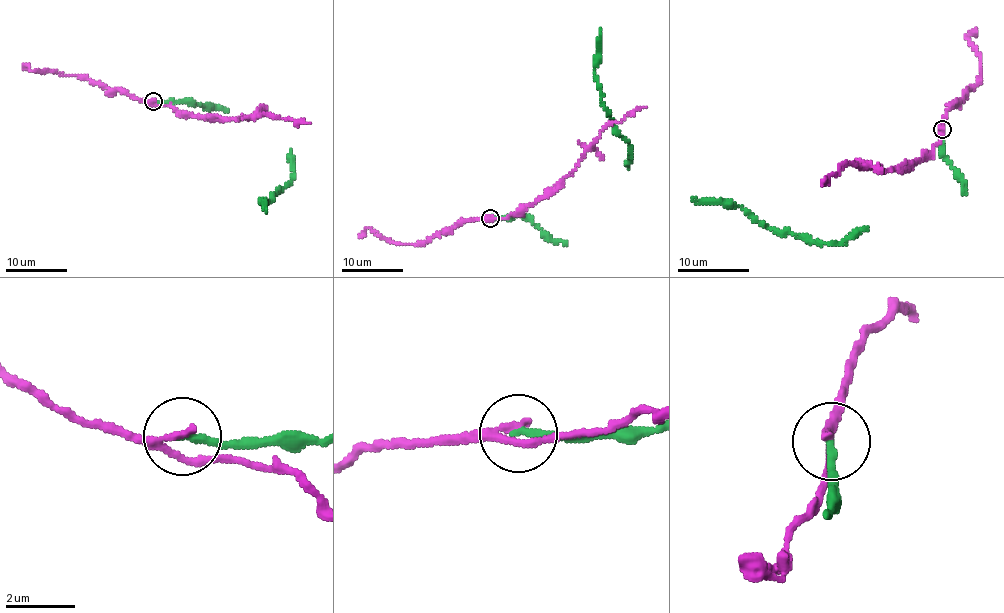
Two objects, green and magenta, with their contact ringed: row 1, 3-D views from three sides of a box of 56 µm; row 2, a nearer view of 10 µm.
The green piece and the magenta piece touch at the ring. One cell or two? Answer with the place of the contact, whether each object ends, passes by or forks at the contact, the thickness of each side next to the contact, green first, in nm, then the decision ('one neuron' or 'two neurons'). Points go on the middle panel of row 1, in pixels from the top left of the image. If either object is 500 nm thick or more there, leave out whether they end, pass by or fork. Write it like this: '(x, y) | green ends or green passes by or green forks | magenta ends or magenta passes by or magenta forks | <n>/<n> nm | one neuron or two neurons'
(490, 218) | green ends | magenta passes by | 220/160 nm | two neurons

